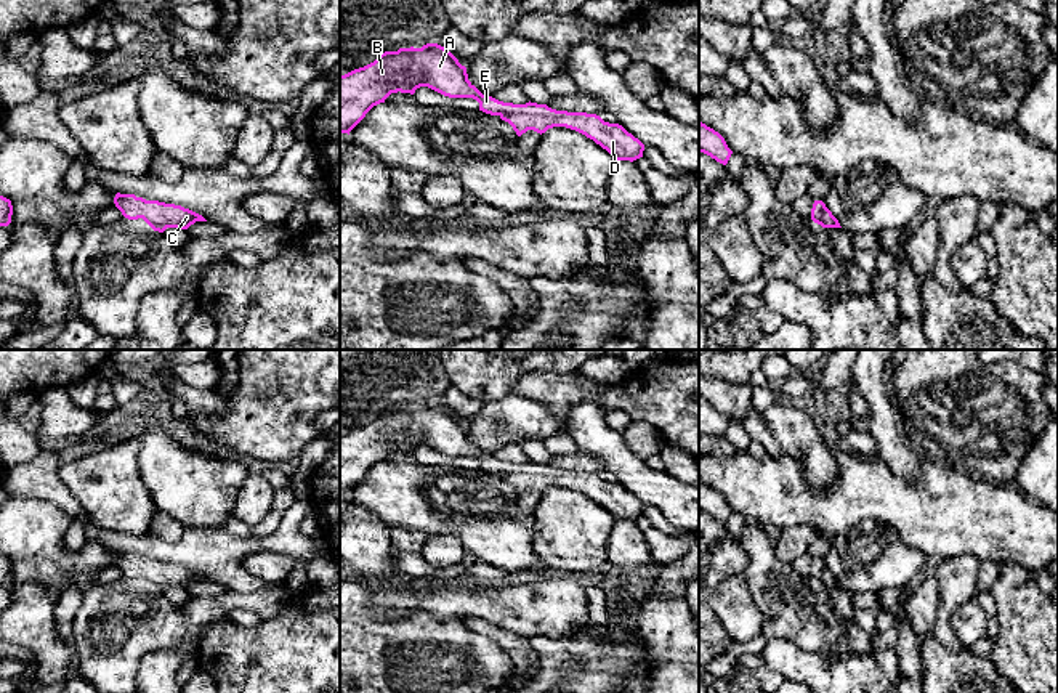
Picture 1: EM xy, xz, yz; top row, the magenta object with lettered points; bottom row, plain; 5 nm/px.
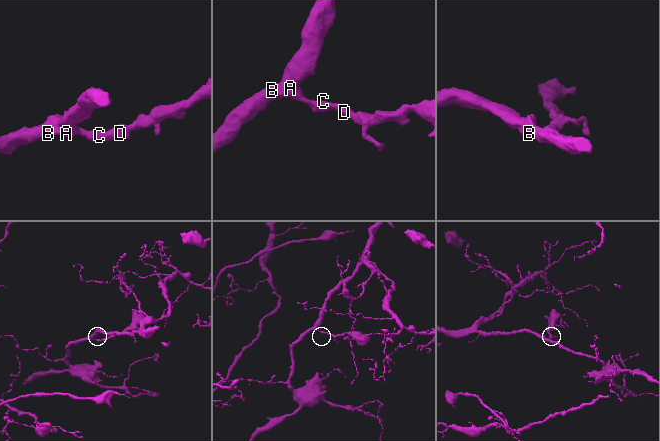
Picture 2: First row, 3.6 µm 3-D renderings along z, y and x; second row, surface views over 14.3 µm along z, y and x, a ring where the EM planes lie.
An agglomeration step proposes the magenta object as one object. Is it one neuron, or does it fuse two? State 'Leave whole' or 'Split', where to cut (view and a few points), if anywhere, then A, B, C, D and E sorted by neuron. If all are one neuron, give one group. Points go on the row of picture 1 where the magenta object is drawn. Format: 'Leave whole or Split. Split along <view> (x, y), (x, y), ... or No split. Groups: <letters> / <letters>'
Leave whole. No split. Groups: A B C D E

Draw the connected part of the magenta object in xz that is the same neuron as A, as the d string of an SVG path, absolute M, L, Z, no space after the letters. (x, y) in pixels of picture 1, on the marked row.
M444 47L385 51L374 63L340 75L340 135L348 133L391 93L410 93L428 87L449 98L473 98L479 111L508 122L518 136L527 130L545 133L566 127L593 140L616 160L643 157L644 144L619 124L604 122L596 114L556 111L547 104L503 103L483 95L470 80L466 67Z

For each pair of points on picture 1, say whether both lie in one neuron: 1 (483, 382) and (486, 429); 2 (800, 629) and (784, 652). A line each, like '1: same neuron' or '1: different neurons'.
1: different neurons
2: different neurons

